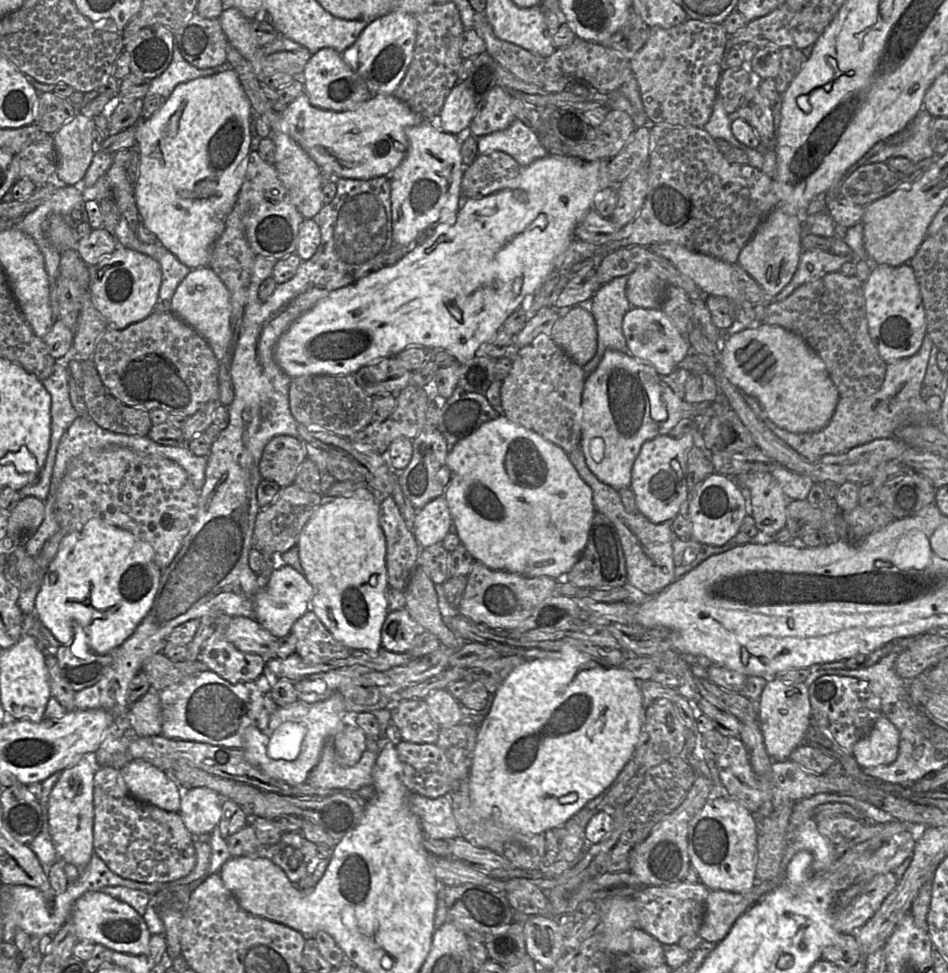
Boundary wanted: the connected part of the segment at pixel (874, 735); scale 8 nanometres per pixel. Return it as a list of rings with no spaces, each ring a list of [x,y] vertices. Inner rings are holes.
[[[882,714],[869,734],[854,745],[853,755],[862,768],[889,765],[899,755],[899,744],[899,731]]]

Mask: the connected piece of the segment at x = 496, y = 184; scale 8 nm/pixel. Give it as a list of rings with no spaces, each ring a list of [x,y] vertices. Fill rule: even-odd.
[[[493,151],[478,154],[473,163],[464,166],[461,193],[465,199],[481,199],[520,184],[521,166],[507,153]]]

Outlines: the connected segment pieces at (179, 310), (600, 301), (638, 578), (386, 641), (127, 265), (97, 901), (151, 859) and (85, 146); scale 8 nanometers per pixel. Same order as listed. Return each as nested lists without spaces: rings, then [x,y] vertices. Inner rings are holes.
[[[198,267],[178,285],[171,298],[172,312],[202,335],[221,361],[227,354],[231,340],[231,296],[225,284],[209,267]]]
[[[627,275],[612,279],[608,283],[602,285],[594,294],[590,302],[586,303],[586,307],[588,307],[593,314],[597,326],[597,352],[592,360],[583,366],[585,380],[587,376],[596,370],[607,350],[616,350],[630,354],[622,330],[624,316],[632,307],[626,296],[627,281]]]
[[[581,448],[569,453],[569,458],[581,478],[591,487],[596,512],[605,515],[613,523],[618,533],[626,561],[627,584],[630,586],[631,592],[653,595],[672,584],[675,581],[675,572],[671,522],[654,524],[640,512],[628,512],[621,501],[619,492],[600,481],[588,468]]]
[[[405,608],[387,614],[381,630],[381,646],[391,652],[405,653],[410,650],[417,635],[426,630]]]
[[[118,247],[112,254],[89,266],[90,291],[97,310],[110,328],[124,329],[147,318],[159,301],[162,282],[160,264],[135,250]]]
[[[88,891],[79,897],[71,909],[69,920],[73,923],[79,941],[103,945],[111,950],[134,956],[149,956],[152,934],[138,912],[127,903],[101,891]]]
[[[99,767],[94,774],[94,852],[118,876],[146,884],[170,883],[187,876],[195,867],[195,837],[187,830],[180,812],[168,812],[141,803],[129,793],[121,769]]]
[[[79,113],[53,134],[57,155],[55,179],[65,186],[79,183],[85,176],[94,156],[93,117]]]

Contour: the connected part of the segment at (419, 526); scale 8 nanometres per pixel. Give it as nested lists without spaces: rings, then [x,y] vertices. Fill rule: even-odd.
[[[438,496],[417,511],[413,535],[421,549],[441,543],[452,523],[452,516],[444,496]]]

